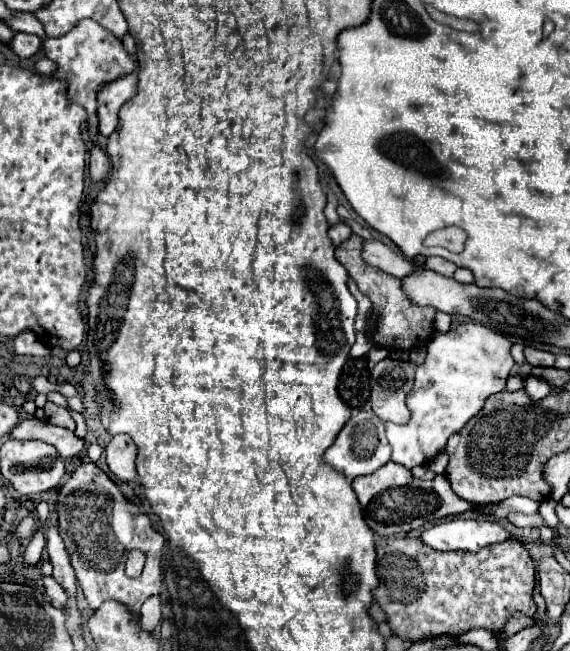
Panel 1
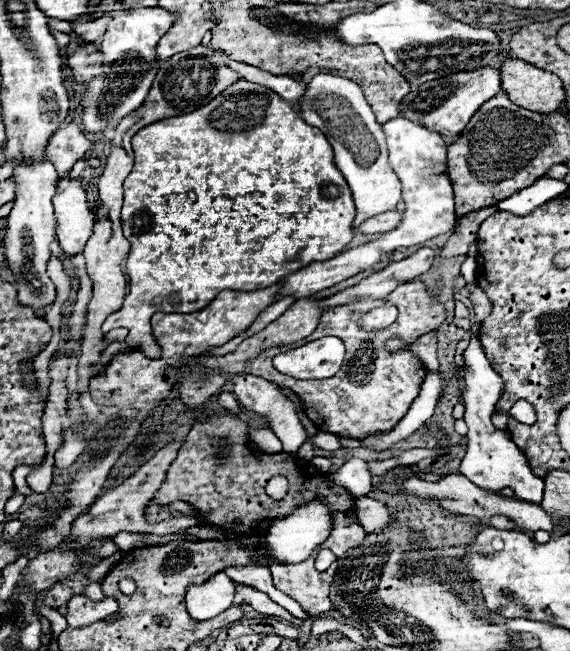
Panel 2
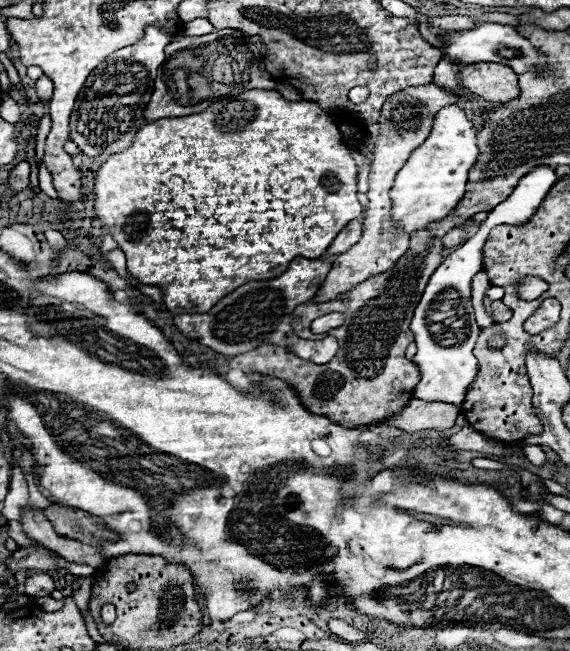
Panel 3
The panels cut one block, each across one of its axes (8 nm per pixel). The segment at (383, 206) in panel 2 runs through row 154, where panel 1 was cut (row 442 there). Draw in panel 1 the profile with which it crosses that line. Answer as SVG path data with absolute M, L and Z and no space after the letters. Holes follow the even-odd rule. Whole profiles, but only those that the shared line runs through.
M360 412L360 414L352 416L346 422L344 430L334 440L334 444L326 450L324 458L340 474L344 474L346 480L354 480L356 476L364 476L364 474L376 472L380 466L384 466L390 460L390 444L386 440L384 422L380 418L376 418L374 412Z

